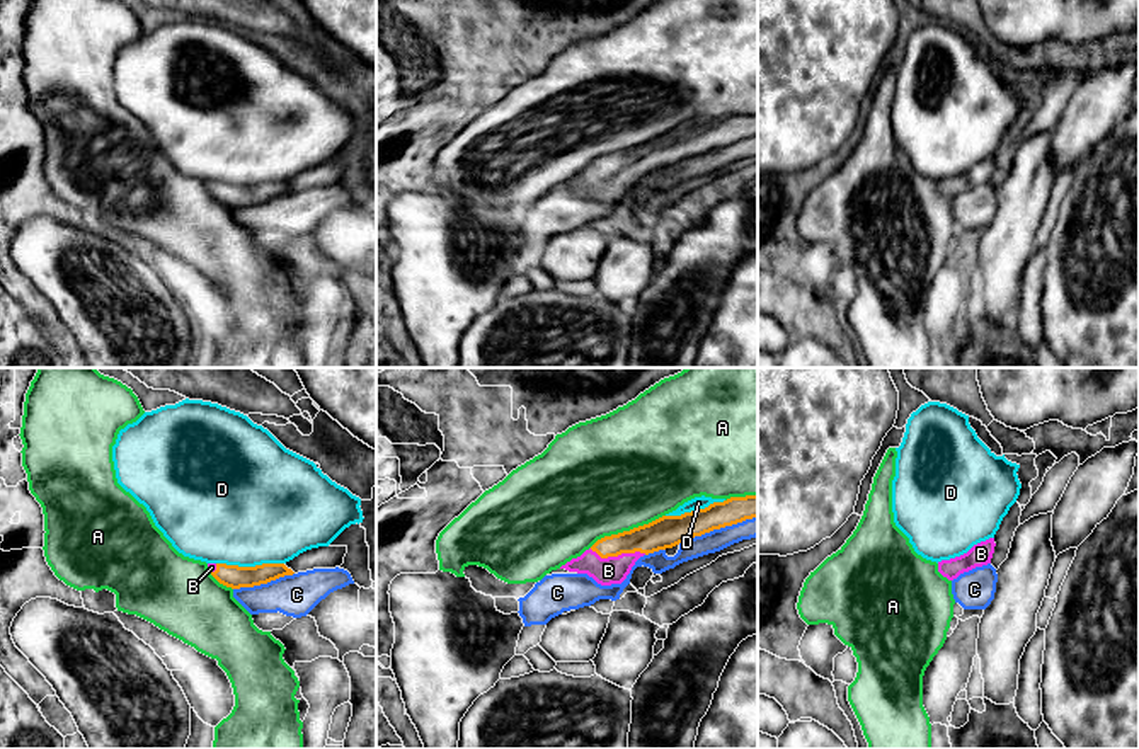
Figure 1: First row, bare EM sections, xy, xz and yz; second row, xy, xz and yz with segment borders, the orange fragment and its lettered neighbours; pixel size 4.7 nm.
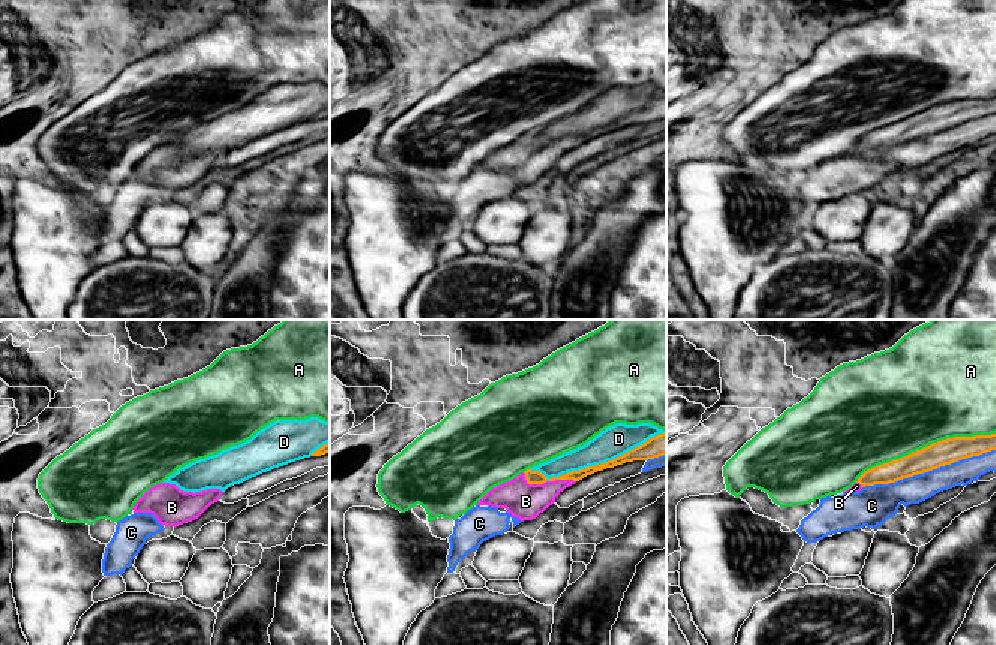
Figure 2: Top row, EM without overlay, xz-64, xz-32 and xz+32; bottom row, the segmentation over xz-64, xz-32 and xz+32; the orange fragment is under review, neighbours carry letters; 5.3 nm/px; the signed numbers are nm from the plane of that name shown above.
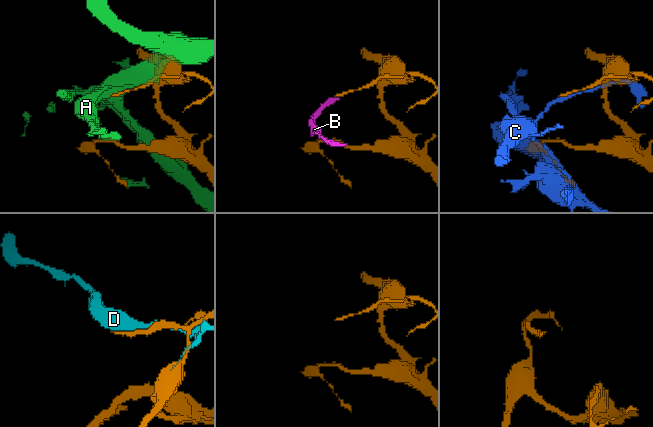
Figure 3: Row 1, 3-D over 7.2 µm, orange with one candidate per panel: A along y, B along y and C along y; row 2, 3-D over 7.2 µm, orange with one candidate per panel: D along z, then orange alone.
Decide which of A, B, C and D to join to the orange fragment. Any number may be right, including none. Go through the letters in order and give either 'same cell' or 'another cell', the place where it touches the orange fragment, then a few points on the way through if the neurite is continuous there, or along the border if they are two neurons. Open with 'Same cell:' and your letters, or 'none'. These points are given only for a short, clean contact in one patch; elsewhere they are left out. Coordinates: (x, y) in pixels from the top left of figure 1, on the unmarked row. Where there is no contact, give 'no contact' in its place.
Same cell: B
A: another cell; meets orange in xz at (627, 150)
B: same cell; meets orange in xz at (618, 172); runs through xz (666, 150), (641, 159), (618, 172), (608, 182), (608, 189)
C: another cell; meets orange in xz at (717, 147)
D: another cell; meets orange in xy at (251, 186)

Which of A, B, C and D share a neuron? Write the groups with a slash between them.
A / B / C / D

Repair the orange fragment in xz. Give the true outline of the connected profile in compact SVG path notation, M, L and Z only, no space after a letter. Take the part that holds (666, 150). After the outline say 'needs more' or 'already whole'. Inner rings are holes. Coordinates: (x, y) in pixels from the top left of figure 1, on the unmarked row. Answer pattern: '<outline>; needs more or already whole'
M758 114L730 116L705 128L662 134L630 150L604 155L560 187L587 192L601 204L621 203L640 175L753 136L758 136Z; needs more

